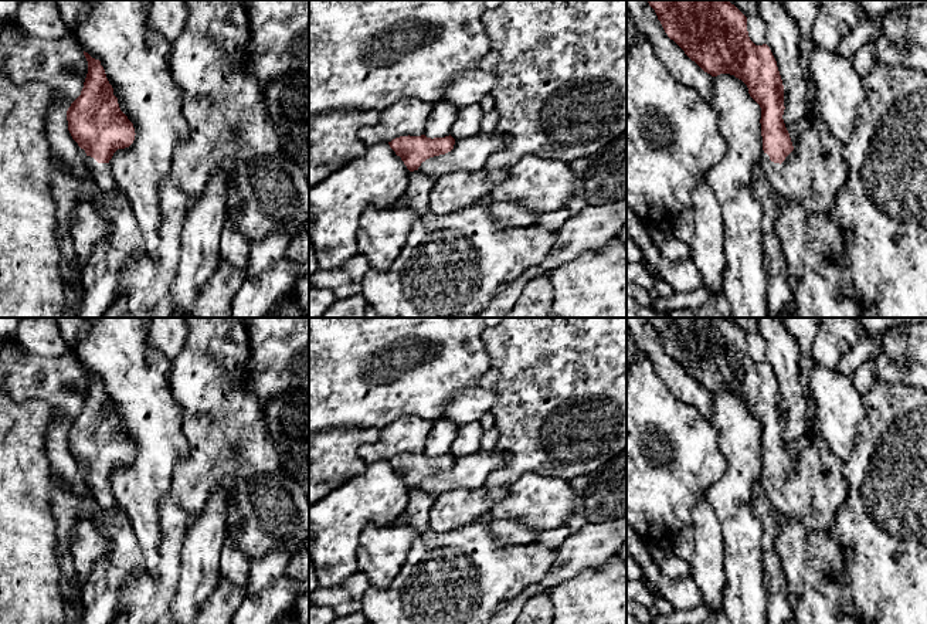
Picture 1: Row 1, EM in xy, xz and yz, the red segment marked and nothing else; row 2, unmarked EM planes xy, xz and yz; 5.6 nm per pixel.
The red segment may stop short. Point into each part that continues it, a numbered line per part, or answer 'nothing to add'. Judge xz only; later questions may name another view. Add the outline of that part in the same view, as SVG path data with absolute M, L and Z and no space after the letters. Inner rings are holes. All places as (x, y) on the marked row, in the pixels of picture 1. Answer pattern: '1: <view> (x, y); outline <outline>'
1: xz (417, 197); outline M420 170L410 172L407 191L393 207L410 208L421 216L431 210L429 196L437 180L422 174Z

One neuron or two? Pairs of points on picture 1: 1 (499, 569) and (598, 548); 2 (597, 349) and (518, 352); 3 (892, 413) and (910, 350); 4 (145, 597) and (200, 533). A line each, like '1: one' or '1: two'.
1: two
2: one
3: two
4: two

